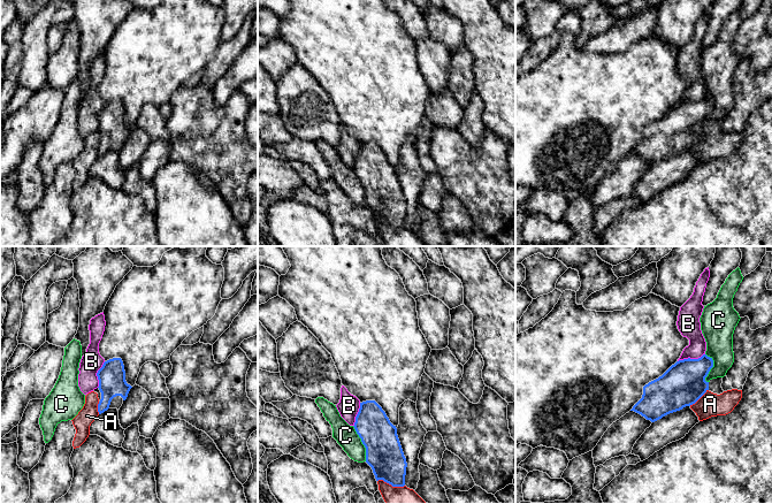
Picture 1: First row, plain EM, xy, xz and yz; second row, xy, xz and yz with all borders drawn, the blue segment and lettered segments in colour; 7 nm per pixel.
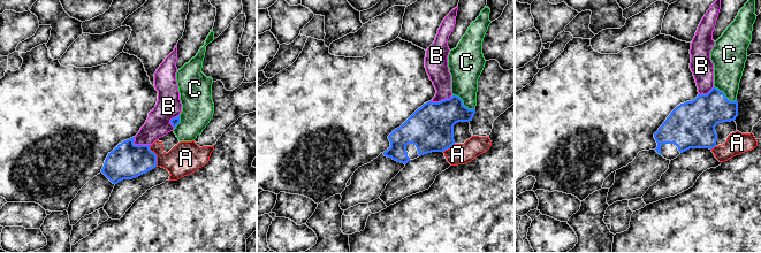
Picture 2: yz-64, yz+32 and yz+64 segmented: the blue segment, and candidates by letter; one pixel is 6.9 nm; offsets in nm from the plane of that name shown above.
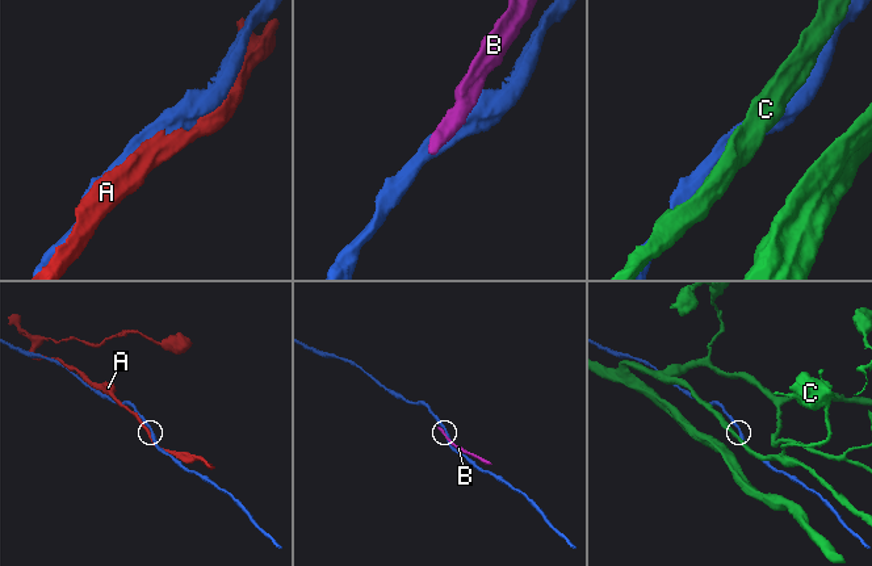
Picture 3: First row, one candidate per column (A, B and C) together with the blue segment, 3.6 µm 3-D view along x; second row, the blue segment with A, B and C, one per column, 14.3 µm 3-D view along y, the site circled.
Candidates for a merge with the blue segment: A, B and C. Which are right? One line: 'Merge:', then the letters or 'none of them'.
Merge: none of them

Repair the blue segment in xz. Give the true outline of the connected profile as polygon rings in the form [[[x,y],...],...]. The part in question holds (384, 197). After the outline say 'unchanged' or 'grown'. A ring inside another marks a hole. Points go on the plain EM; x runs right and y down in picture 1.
[[[375,143],[360,145],[353,169],[366,190],[366,205],[372,209],[376,223],[404,229],[406,200],[397,170],[382,150]]] | unchanged

